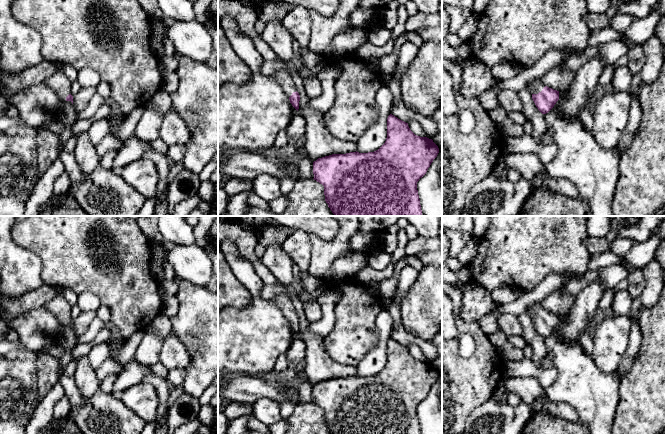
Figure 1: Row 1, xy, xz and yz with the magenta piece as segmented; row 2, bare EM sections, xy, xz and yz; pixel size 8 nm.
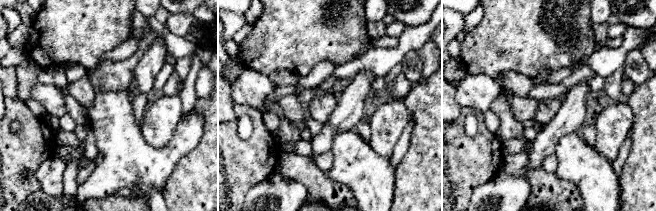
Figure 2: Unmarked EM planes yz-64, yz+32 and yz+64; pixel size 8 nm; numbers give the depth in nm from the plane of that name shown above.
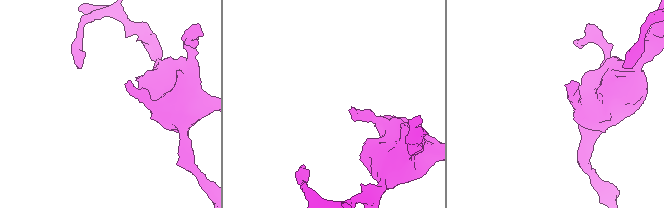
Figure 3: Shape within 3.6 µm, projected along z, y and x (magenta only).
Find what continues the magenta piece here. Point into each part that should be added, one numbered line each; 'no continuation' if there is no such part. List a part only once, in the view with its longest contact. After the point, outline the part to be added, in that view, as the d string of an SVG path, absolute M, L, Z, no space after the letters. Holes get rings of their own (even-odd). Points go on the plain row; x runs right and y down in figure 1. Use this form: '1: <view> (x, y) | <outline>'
1: yz (536, 310) | M537 303L537 304L529 305L527 307L526 311L528 311L531 314L532 318L538 318L539 316L541 316L543 314L545 309L541 305L541 303Z

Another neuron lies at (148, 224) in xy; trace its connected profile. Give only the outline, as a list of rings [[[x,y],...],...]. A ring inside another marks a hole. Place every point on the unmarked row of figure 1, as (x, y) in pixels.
[[[143,216],[137,219],[141,231],[153,245],[164,242],[158,229],[157,217],[158,216]]]

